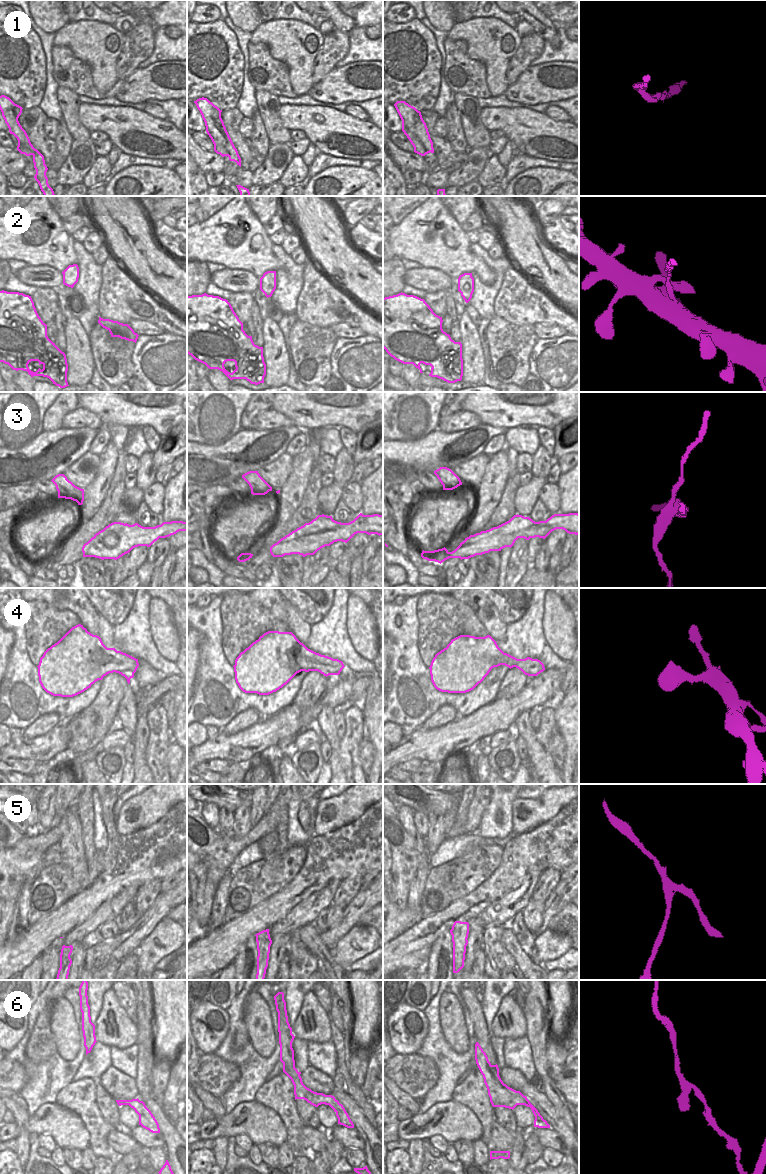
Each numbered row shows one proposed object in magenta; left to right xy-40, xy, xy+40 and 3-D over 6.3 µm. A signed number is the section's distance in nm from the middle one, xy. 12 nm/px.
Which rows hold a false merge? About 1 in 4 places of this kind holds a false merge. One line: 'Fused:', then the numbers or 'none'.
Fused: 2, 3, 5

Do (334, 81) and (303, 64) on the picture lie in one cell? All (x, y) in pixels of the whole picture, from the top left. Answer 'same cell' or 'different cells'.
different cells

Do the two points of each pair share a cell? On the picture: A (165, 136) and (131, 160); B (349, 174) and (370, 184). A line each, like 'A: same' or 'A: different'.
A: different
B: same

